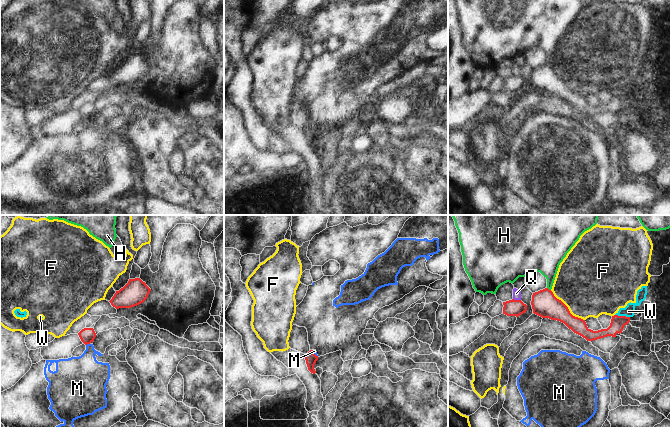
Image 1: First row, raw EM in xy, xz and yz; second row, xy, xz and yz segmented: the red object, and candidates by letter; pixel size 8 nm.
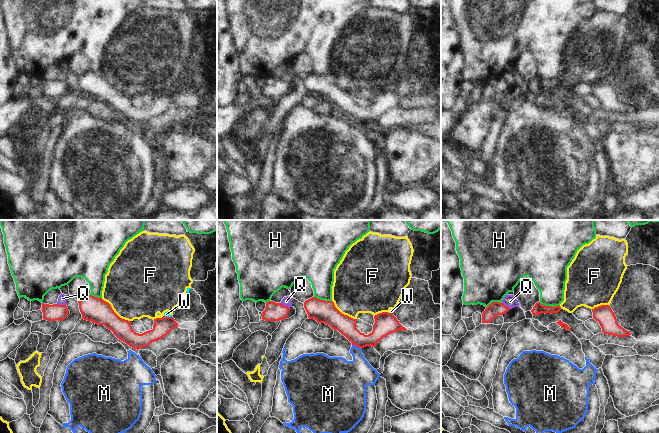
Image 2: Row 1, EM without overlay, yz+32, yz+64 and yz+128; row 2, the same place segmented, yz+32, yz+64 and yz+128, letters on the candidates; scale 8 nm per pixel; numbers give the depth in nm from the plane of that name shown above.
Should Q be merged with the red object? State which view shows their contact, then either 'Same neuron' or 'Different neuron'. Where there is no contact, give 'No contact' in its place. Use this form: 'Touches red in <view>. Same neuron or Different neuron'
Touches red in yz. Different neuron

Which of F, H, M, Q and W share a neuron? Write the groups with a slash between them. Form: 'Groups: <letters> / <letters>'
Groups: F W / H / M / Q

